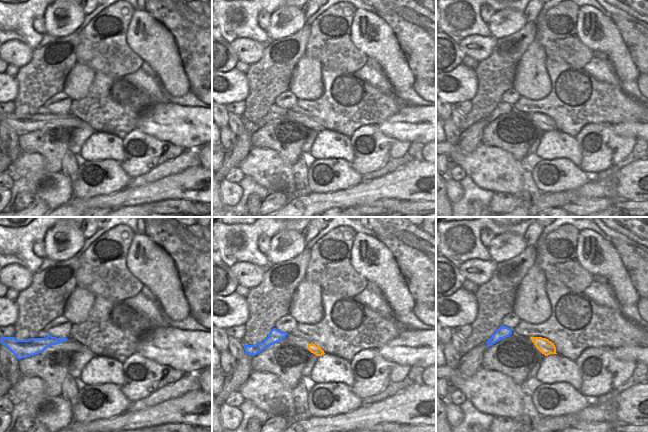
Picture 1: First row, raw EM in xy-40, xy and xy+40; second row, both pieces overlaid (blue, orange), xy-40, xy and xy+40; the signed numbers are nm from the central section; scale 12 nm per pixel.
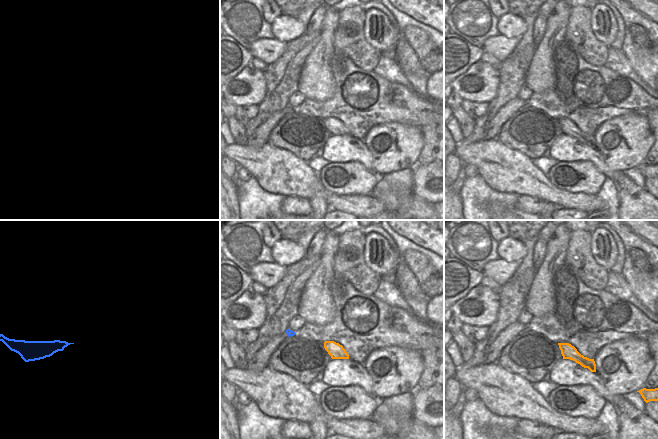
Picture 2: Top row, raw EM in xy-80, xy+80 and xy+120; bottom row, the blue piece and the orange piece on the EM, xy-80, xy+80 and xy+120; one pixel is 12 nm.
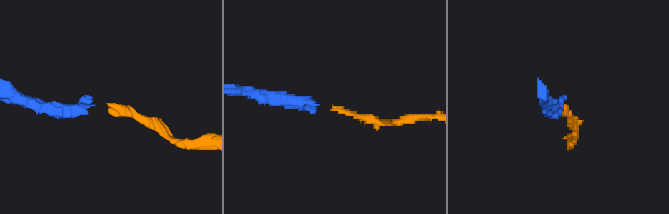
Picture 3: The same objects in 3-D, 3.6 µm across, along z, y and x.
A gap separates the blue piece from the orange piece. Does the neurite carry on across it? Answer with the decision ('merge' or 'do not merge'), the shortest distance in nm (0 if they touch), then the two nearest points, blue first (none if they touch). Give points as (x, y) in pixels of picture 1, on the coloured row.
merge; gap 240 nm; span xy+40 (511, 333), (530, 337)

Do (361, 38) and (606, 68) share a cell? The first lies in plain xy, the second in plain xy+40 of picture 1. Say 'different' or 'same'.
different

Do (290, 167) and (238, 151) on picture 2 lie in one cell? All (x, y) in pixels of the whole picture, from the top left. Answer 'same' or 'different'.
same

